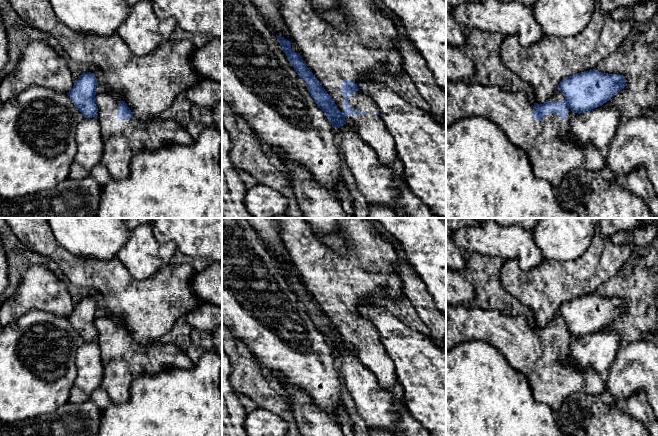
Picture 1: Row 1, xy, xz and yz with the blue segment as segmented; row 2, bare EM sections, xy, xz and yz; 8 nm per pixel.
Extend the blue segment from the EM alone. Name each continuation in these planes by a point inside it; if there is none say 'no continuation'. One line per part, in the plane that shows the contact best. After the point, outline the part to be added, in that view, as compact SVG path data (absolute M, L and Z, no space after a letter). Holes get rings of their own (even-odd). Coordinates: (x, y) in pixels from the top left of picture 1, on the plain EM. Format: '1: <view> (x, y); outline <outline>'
1: xz (367, 266); outline M304 218L276 219L280 225L281 238L300 280L341 336L341 306L344 302L359 307L365 304L370 294L382 294L392 299L404 296L402 281L395 268L398 253L367 218L336 218L338 233L345 241L344 252L327 246Z

